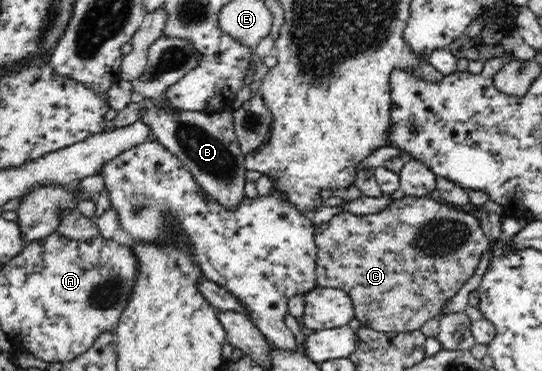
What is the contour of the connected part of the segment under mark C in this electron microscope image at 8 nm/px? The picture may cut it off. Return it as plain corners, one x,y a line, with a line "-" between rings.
408,196
394,200
383,210
375,212
375,214
356,215
349,212
341,212
334,215
328,222
316,226
315,242
317,245
317,264
316,264
316,285
323,288
335,287
341,289
349,295
351,303
353,303
354,318
359,320
362,326
367,326
374,331
412,331
420,330
424,322
429,319
440,318
441,310
444,304
455,294
461,290
461,287
475,274
475,270
479,266
482,256
490,250
489,237
479,225
479,221
475,214
465,213
455,209
451,204
447,204
442,200
435,200
428,197

